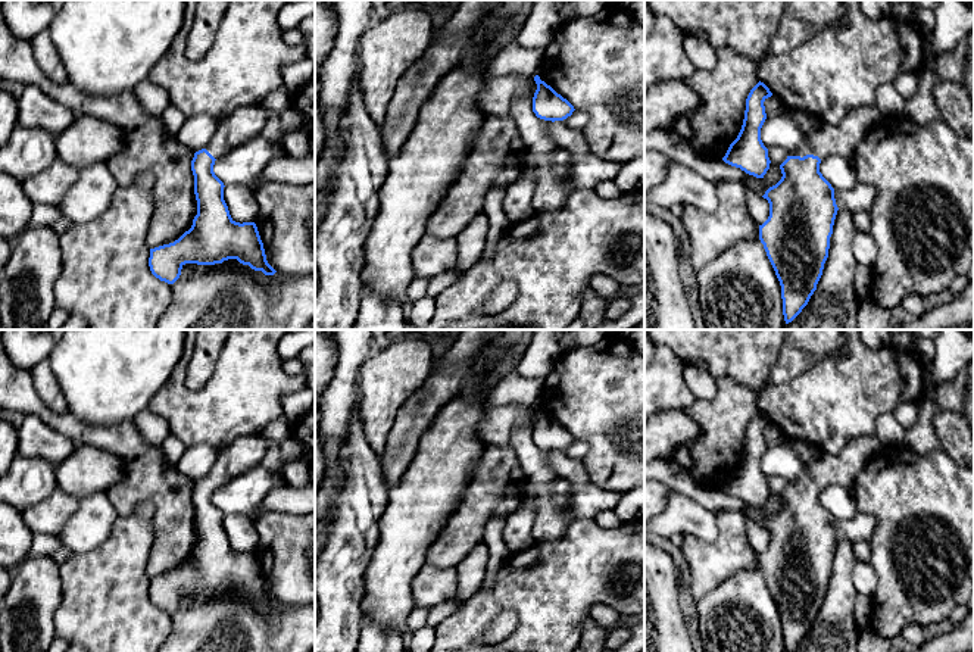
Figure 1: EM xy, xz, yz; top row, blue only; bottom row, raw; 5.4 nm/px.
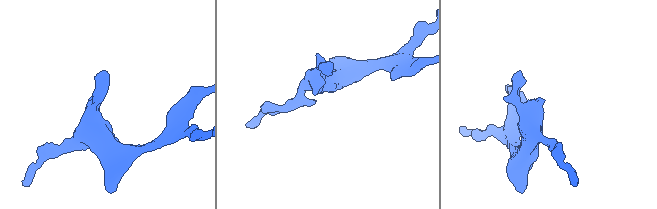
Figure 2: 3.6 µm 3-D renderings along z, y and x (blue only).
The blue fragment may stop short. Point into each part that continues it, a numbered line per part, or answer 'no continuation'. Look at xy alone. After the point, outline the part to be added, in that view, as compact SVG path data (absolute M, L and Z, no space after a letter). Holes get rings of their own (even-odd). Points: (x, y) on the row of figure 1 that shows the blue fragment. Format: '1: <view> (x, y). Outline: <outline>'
1: xy (243, 124). Outline: M262 104L235 109L218 122L206 150L215 159L230 153L243 143L260 135L266 119L268 110Z

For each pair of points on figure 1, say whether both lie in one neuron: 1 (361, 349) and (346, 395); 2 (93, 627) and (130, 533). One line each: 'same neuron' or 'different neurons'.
1: same neuron
2: same neuron

